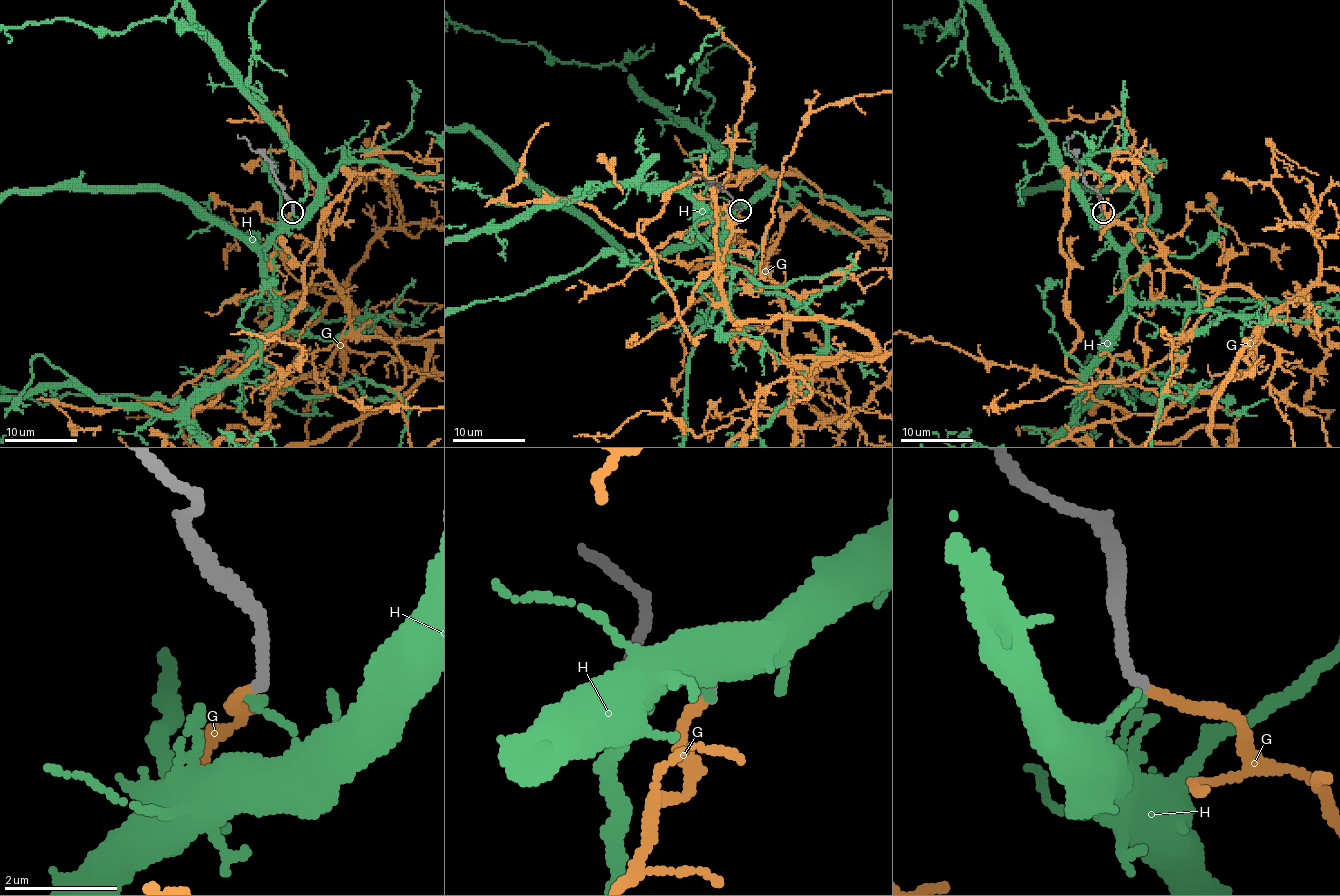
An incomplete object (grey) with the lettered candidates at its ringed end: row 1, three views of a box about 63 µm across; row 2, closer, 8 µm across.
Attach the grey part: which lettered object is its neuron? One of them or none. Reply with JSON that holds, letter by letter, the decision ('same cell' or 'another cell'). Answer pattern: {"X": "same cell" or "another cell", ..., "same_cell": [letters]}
{"G": "same cell", "H": "another cell", "same_cell": ["G"]}

